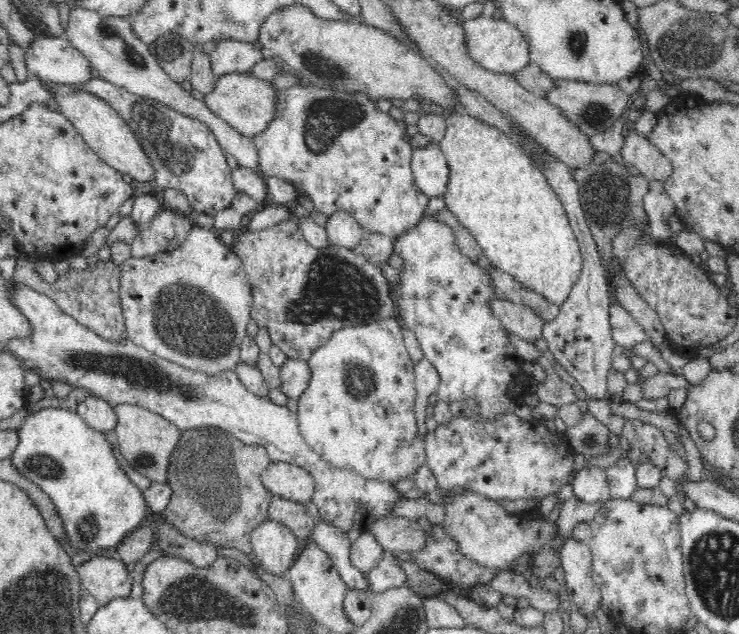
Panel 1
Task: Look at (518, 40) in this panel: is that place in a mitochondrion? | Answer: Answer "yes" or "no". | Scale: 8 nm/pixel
no

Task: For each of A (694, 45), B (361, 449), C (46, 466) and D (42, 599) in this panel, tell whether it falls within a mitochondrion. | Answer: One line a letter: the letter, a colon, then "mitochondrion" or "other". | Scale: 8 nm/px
A: mitochondrion
B: other
C: mitochondrion
D: mitochondrion

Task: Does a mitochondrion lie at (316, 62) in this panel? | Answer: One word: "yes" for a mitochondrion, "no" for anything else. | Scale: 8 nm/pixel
yes

